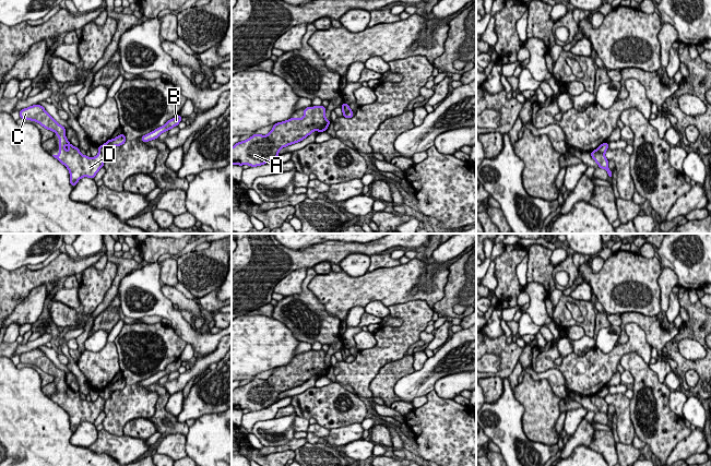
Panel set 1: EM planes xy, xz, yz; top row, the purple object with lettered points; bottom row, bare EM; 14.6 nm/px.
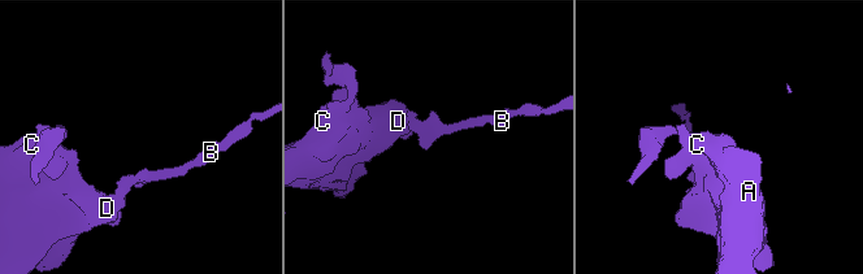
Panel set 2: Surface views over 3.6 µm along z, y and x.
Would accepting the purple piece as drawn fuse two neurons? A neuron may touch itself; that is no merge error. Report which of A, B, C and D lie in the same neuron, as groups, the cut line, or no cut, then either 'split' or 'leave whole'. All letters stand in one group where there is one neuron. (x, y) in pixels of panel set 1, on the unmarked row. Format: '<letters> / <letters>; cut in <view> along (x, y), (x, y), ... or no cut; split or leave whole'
A C D / B; cut in yz along (596, 394), (603, 398); split

